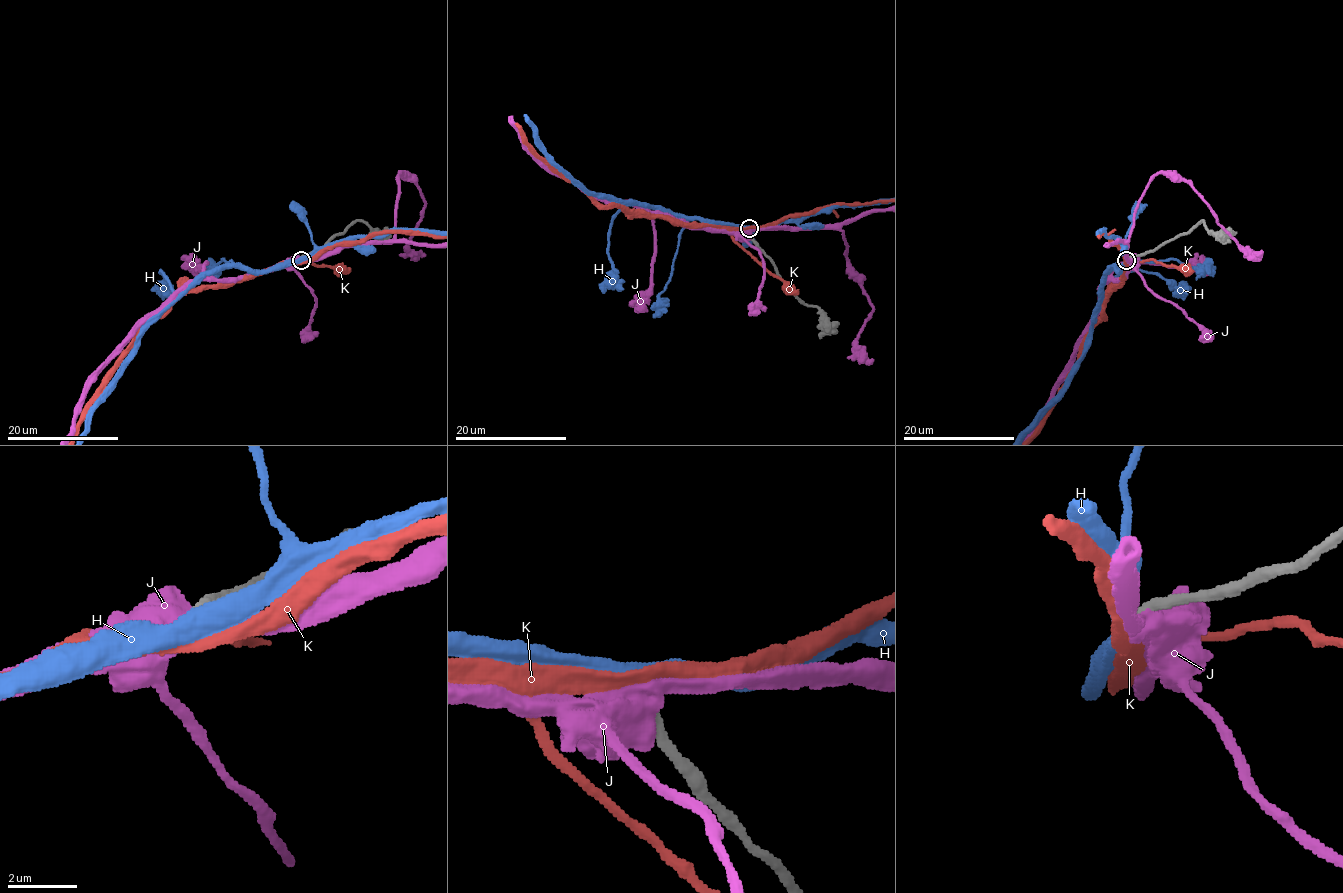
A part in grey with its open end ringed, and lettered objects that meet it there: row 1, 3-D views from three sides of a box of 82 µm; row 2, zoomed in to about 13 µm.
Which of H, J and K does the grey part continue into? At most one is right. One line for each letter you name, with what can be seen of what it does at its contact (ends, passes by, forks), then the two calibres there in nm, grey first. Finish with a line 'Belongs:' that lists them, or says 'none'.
H: it passes by | 360/500 nm
Belongs: H

